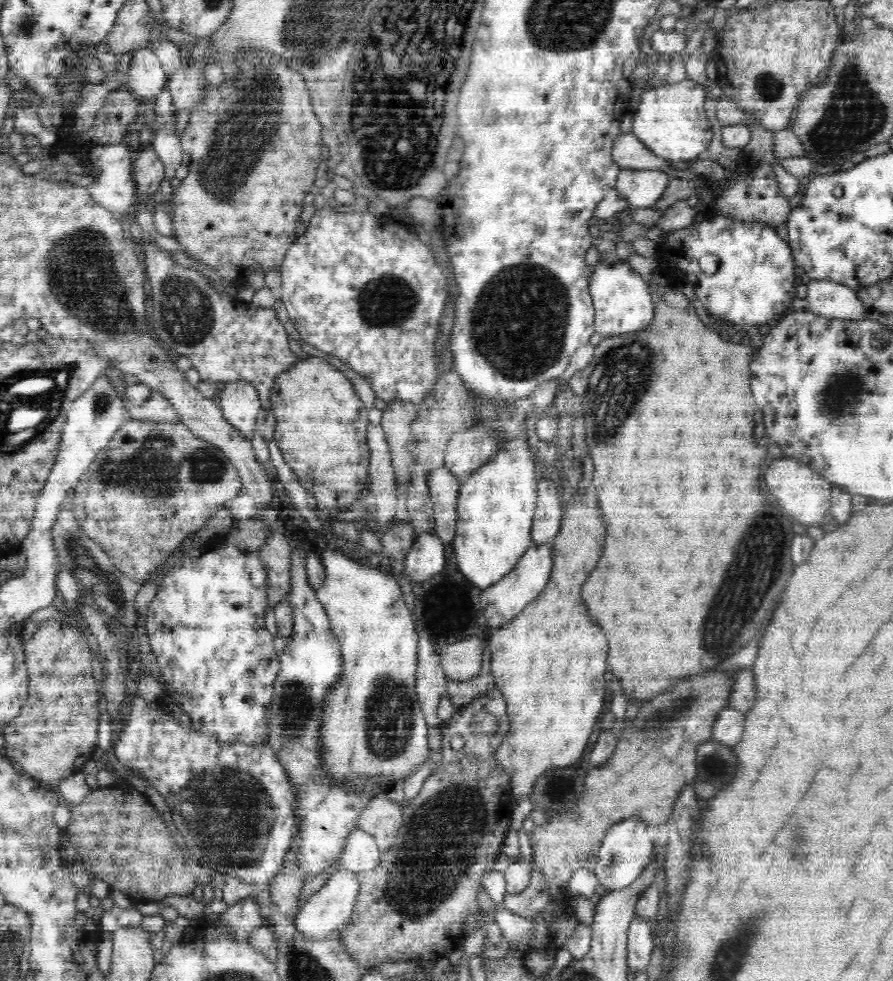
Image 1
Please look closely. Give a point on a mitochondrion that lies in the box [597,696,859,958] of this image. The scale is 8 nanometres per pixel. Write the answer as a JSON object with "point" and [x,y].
{"point":[713,765]}

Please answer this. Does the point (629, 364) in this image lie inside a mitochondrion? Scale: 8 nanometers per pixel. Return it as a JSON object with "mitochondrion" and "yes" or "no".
{"mitochondrion":"yes"}

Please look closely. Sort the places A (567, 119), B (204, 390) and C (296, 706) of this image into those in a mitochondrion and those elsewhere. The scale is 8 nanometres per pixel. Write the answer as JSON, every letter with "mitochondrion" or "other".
{"A":"other","B":"other","C":"mitochondrion"}

